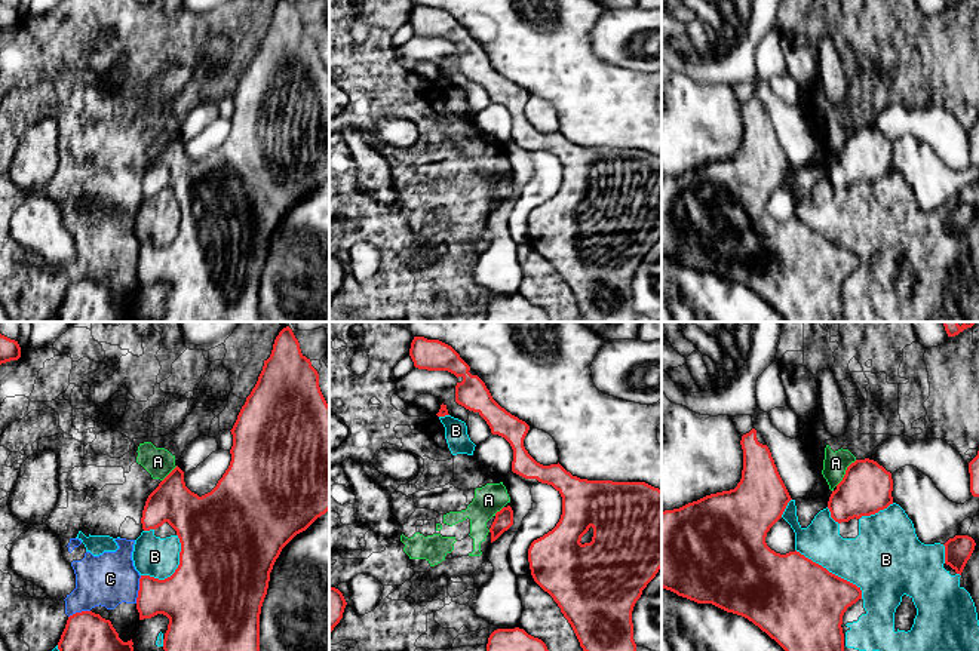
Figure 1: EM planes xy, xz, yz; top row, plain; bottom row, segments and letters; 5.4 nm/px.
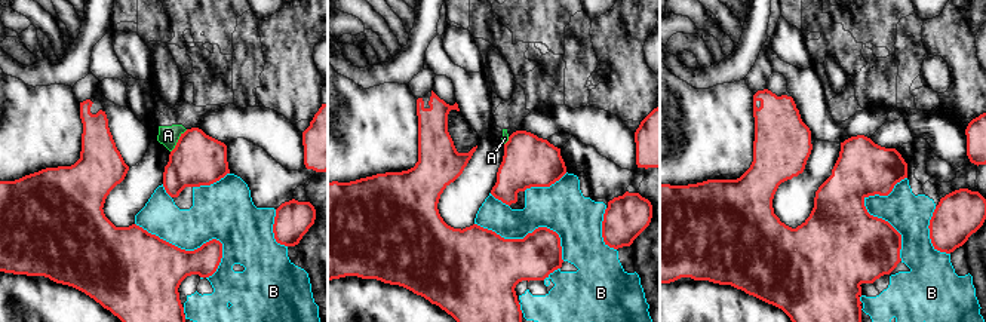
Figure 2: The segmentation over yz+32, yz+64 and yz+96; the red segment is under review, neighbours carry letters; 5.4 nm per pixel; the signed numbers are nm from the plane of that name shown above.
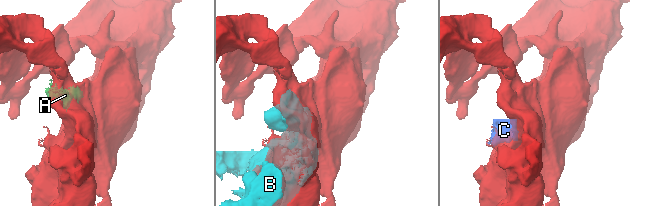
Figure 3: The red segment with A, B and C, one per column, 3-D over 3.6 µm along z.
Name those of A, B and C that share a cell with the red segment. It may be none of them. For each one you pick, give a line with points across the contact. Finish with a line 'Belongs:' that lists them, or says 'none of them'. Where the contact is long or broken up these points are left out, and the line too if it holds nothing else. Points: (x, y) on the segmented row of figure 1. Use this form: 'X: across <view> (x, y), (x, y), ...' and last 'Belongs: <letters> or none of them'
Belongs: none of them

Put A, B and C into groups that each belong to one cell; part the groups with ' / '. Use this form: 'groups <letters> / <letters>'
groups A C / B

